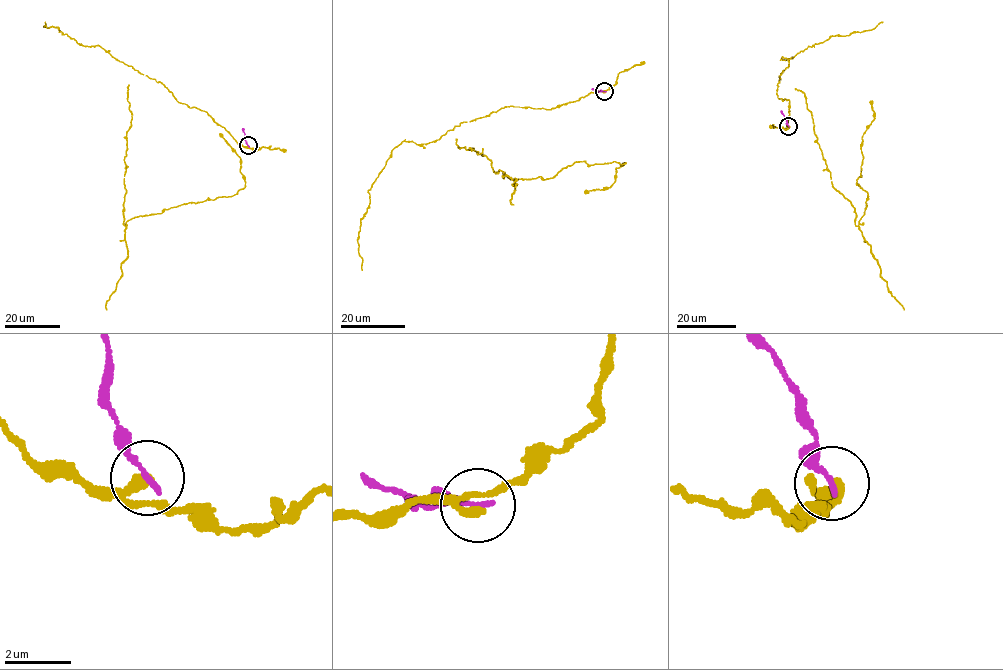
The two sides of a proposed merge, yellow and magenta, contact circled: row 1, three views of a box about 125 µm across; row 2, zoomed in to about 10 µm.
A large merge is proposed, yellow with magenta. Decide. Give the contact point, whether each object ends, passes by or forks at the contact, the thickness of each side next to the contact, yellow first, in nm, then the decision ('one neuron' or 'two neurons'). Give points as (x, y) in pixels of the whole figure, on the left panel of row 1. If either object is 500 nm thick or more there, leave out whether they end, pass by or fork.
(248, 145) | yellow ends | magenta ends | 300/190 nm | two neurons

